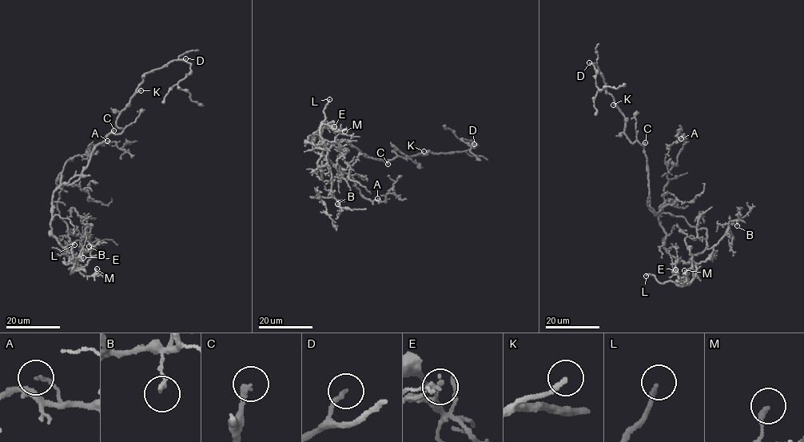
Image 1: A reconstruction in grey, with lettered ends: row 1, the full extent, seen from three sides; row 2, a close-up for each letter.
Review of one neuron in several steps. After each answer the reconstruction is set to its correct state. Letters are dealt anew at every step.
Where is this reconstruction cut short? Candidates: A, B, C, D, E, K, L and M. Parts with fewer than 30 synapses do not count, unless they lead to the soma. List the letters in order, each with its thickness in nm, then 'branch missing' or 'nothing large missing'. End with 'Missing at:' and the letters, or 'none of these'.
A: calibre 140 nm; nothing large missing
B: calibre 130 nm; nothing large missing
C: calibre 180 nm; branch missing
D: calibre 180 nm; branch missing
E: calibre 140 nm; nothing large missing
K: calibre 190 nm; branch missing
L: calibre 200 nm; branch missing
M: calibre 190 nm; nothing large missing
Missing at: C, D, K, L

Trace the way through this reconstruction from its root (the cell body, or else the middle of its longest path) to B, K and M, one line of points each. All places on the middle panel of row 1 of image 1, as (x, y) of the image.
B: (351, 145), (344, 141), (314, 145), (312, 135), (308, 140), (327, 150), (332, 196), (337, 204)
K: (351, 145), (363, 155), (384, 161), (397, 156), (392, 152), (395, 150), (409, 157), (423, 151)
M: (351, 145), (344, 141), (314, 145), (312, 135), (307, 142), (323, 148), (323, 122), (336, 131), (344, 131)

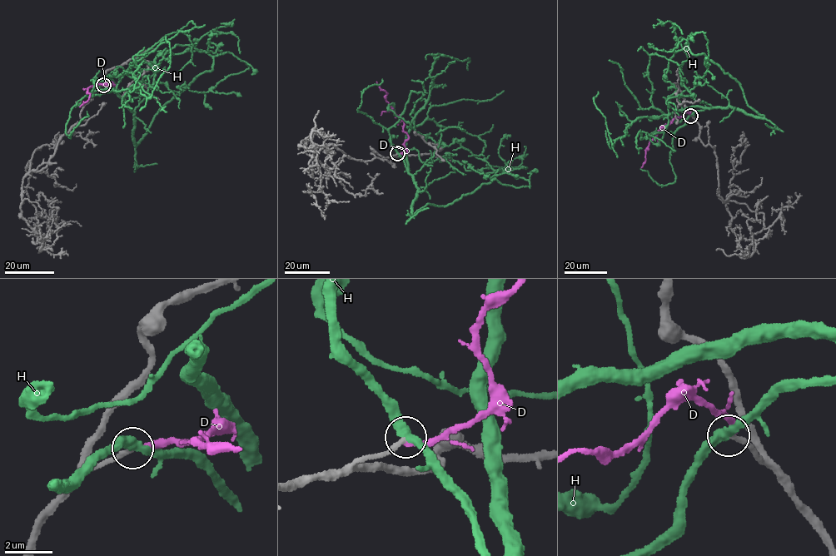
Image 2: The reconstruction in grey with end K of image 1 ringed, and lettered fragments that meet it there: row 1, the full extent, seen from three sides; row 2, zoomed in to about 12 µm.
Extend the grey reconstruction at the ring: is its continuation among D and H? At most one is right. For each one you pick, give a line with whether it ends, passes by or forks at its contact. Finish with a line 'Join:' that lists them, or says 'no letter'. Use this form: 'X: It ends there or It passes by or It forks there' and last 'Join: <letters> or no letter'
Join: no letter

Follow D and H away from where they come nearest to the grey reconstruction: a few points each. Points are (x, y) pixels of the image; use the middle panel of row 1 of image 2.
D: (397, 153), (405, 151), (405, 142), (408, 137), (403, 130), (404, 122), (385, 100), (385, 91), (376, 81)
H: (397, 153), (405, 167), (403, 149), (415, 148), (423, 161), (448, 156), (529, 186), (503, 185), (462, 161)

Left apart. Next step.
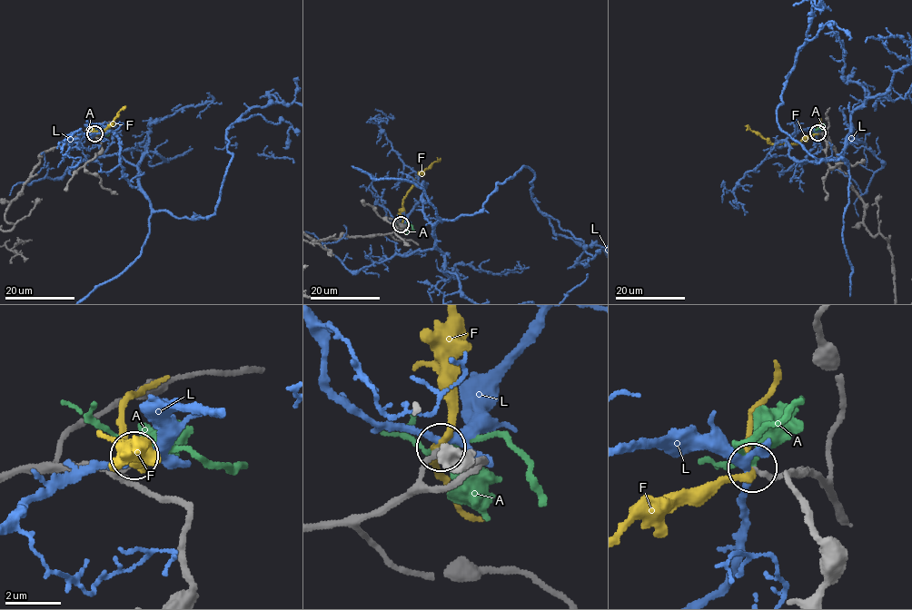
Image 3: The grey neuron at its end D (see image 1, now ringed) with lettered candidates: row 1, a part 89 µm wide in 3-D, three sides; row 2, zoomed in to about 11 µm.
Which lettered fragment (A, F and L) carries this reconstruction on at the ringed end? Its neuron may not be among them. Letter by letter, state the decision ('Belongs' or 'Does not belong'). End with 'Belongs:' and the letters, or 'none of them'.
A: Does not belong
F: Does not belong
L: Does not belong
Belongs: none of them

